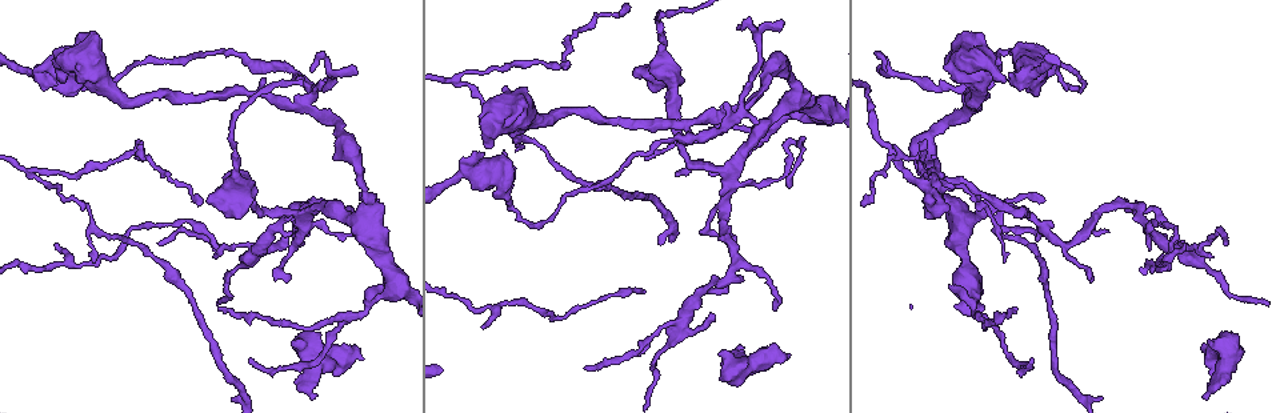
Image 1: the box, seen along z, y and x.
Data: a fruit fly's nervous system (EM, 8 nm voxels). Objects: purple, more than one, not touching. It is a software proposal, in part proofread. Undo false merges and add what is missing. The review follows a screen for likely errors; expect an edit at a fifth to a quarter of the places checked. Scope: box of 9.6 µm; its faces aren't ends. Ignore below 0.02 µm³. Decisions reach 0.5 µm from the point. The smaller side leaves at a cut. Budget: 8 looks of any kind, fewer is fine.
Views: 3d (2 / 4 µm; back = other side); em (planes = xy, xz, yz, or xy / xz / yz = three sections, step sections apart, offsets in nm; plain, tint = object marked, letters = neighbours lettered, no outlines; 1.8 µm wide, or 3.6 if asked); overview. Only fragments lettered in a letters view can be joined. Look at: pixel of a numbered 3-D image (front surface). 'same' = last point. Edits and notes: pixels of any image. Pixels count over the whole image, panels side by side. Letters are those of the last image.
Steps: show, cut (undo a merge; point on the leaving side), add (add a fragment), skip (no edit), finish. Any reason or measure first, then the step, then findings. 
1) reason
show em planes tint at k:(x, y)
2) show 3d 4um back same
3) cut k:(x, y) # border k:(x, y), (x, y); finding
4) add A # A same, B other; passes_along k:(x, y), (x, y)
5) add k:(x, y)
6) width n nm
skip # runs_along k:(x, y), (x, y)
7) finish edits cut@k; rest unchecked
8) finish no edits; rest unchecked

abrupt turn
show em xy step 4 tint at 1:(937, 170)

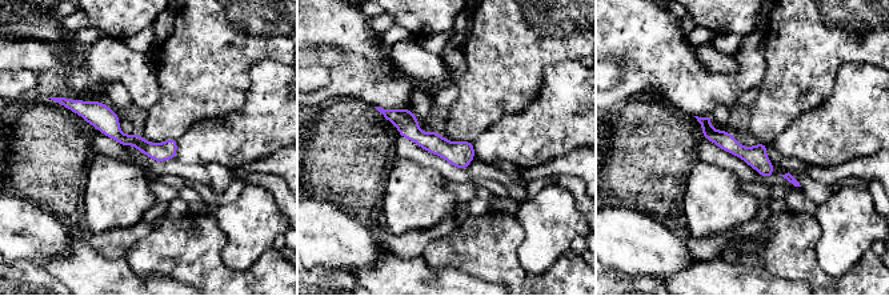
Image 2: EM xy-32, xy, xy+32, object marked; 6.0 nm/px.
cut it another way
show em planes letters same

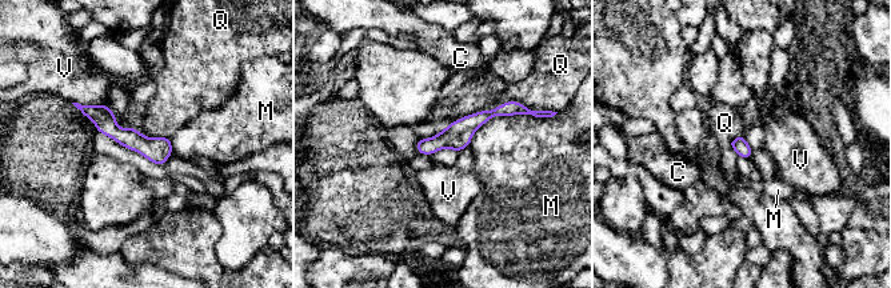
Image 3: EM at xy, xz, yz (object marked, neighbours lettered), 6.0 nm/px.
width 90 nm
skip # C other, M other, Q other, V other; runs_along 3:(512, 104), (420, 148); all the same neuron

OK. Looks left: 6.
sharp bend
show 3d 2um at 1:(510, 202)

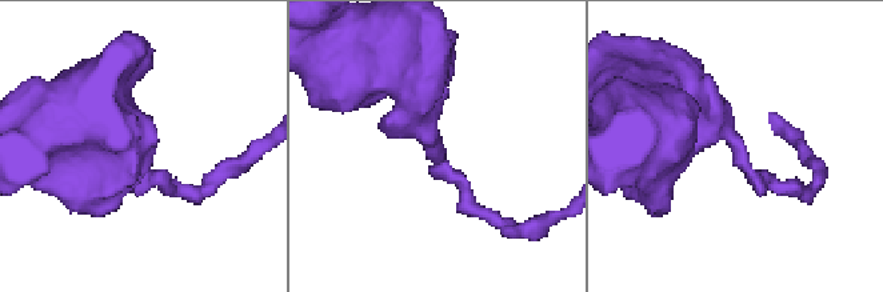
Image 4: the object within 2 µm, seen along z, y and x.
need the tissue
show em planes tint at 4:(742, 164)

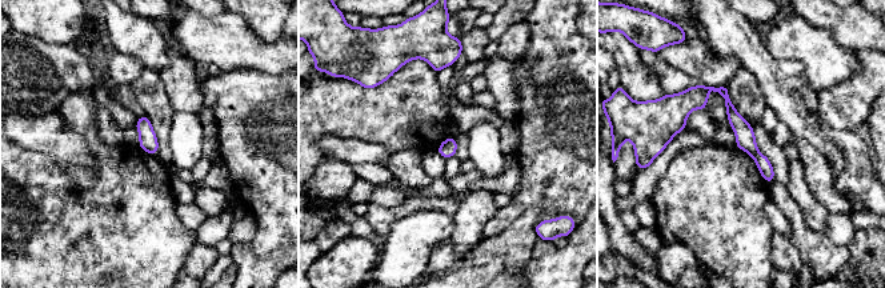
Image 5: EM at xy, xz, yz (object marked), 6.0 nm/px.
see the neighbours
show em planes letters same

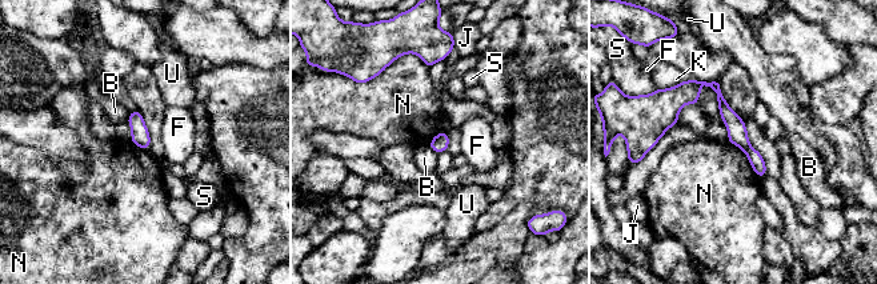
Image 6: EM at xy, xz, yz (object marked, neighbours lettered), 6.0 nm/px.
cut 6:(737, 134) # B other, F other, J other, K other, N other, S other, U other; border 6:(749, 146), (744, 151); two neurons meet here

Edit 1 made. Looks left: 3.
four or more arms meet
show 3d 2um back at 1:(301, 211)

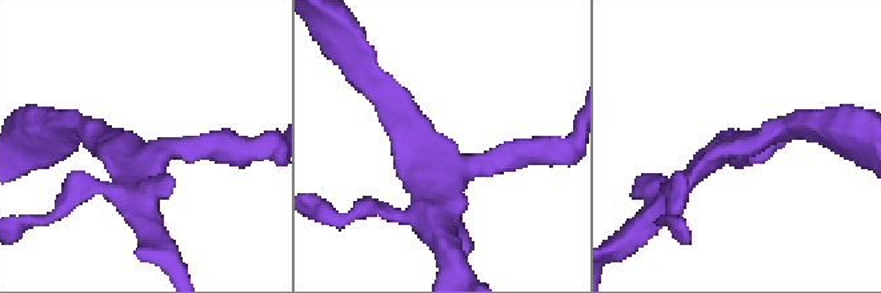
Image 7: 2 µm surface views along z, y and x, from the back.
arms 4
show em planes plain at 7:(453, 169)

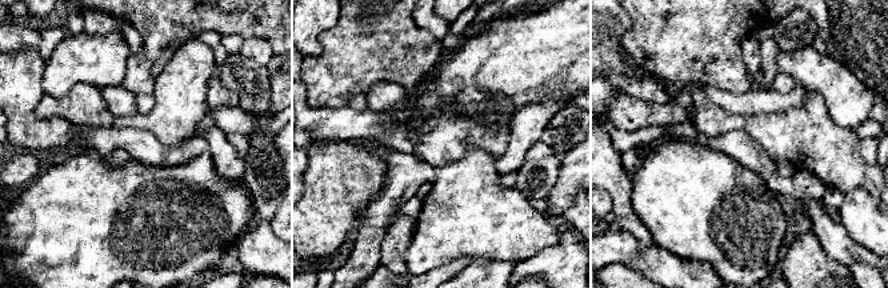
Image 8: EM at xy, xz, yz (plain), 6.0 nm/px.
show em planes letters same

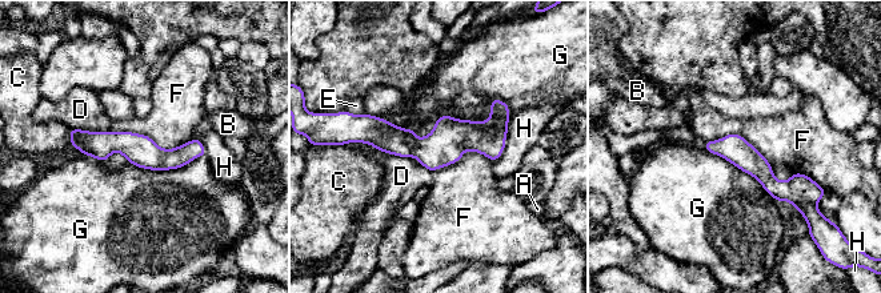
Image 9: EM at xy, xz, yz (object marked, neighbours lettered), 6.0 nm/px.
width 170 nm
skip # A other, B other, C other, D other, E other, F other, G other, H other; border 9:(509, 107), (435, 121); all the same neuron

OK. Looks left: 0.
finish edits cut@6; rest unchecked

